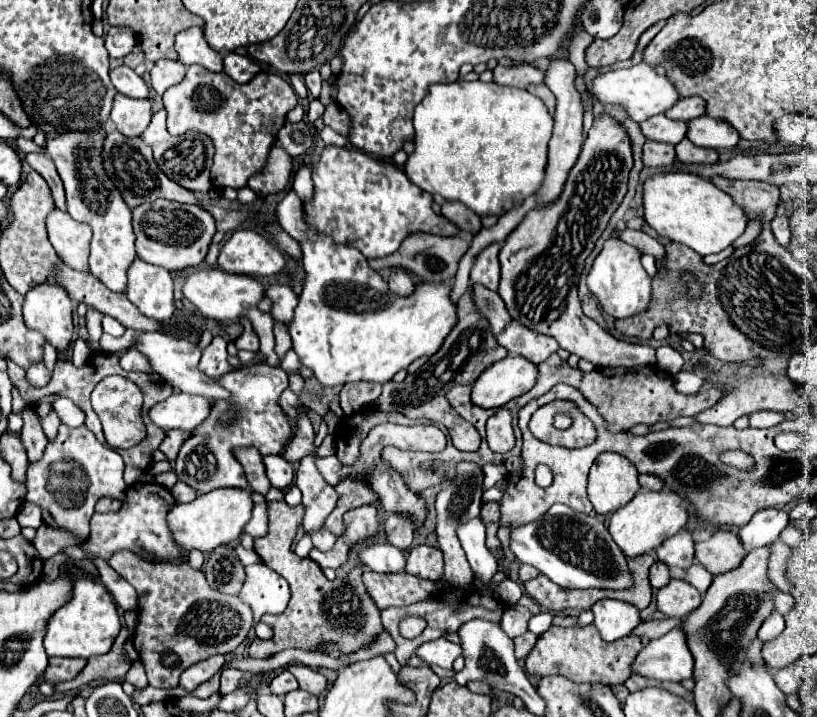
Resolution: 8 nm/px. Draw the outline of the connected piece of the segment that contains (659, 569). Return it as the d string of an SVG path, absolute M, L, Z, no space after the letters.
M656 561L652 567L650 567L650 585L652 589L662 589L668 581L670 581L670 573L668 573L668 567L664 567L664 563Z

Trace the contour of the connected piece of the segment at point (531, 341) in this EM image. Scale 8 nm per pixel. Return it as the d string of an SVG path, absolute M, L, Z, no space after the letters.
M518 321L508 323L506 329L496 339L510 353L522 355L522 357L530 359L536 365L546 361L552 355L552 351L558 349L558 343L556 343L554 337L536 333L536 331L532 331L532 329L524 327L524 325L520 325Z

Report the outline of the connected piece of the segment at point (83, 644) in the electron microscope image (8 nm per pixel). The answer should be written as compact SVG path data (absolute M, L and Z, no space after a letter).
M82 575L74 583L72 599L60 607L48 621L44 637L44 649L48 657L92 657L104 655L112 649L116 635L120 633L120 615L110 591L90 575Z

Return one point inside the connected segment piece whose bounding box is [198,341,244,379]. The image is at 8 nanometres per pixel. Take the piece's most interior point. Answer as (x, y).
(213, 363)

